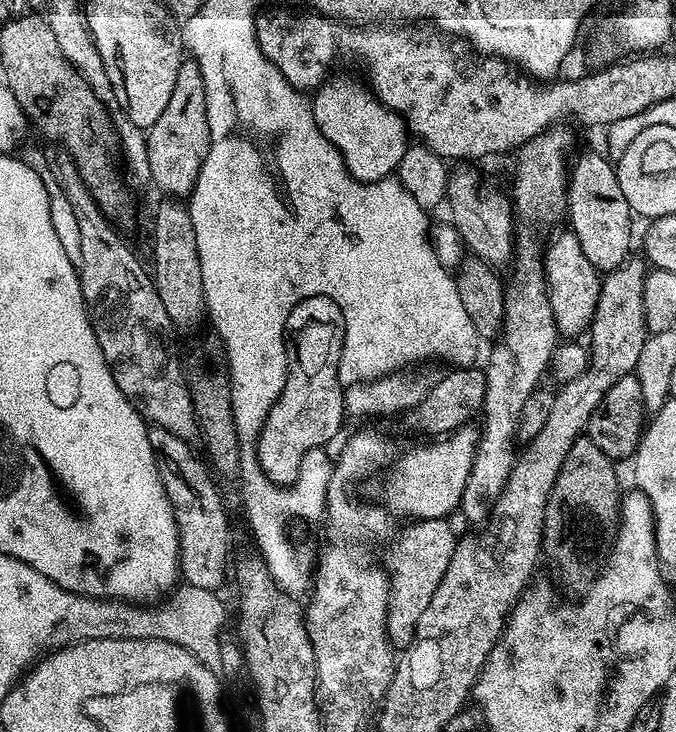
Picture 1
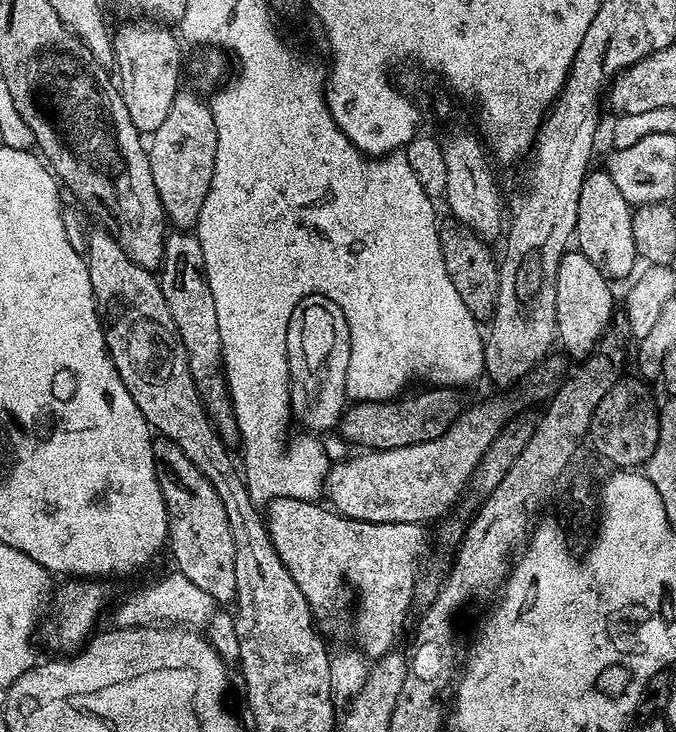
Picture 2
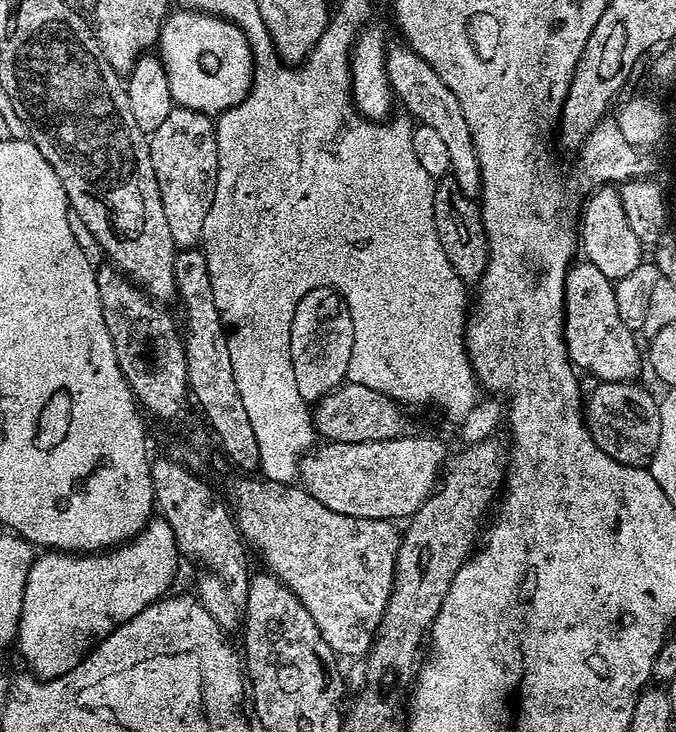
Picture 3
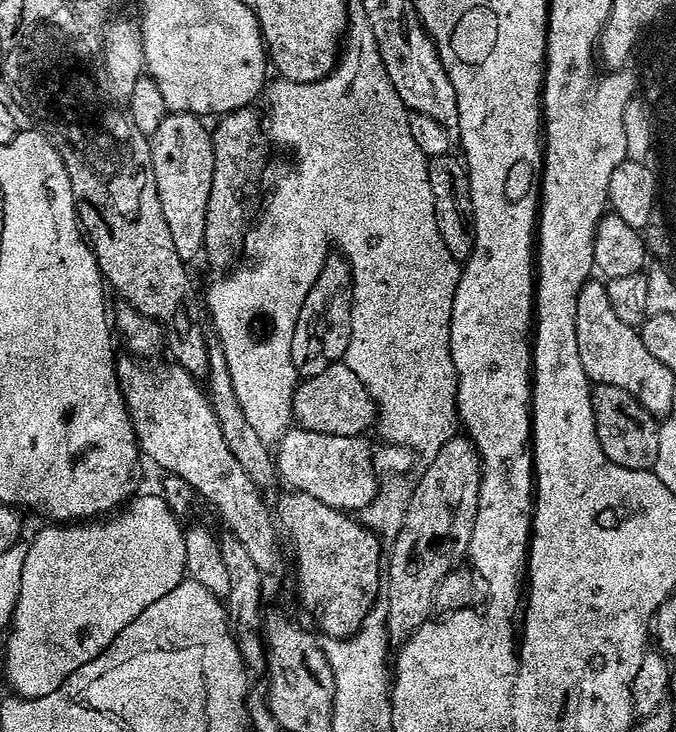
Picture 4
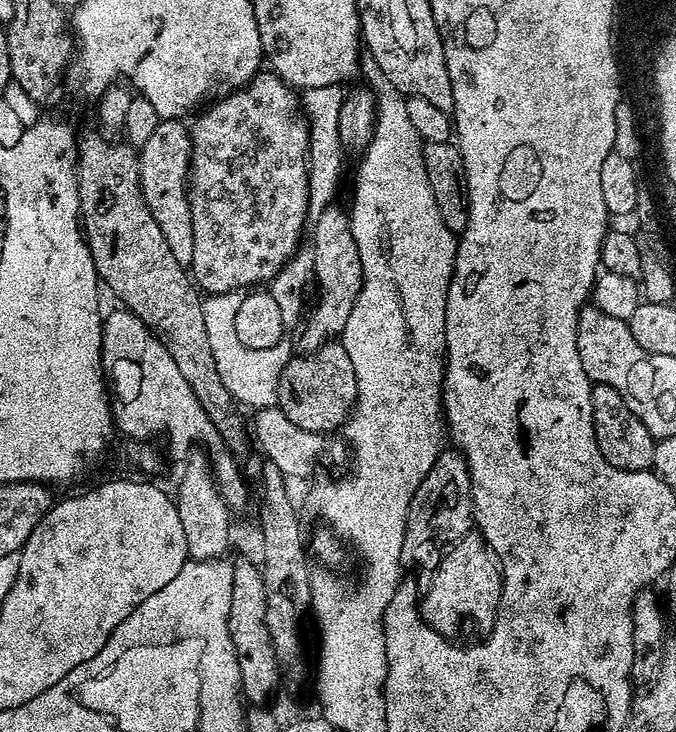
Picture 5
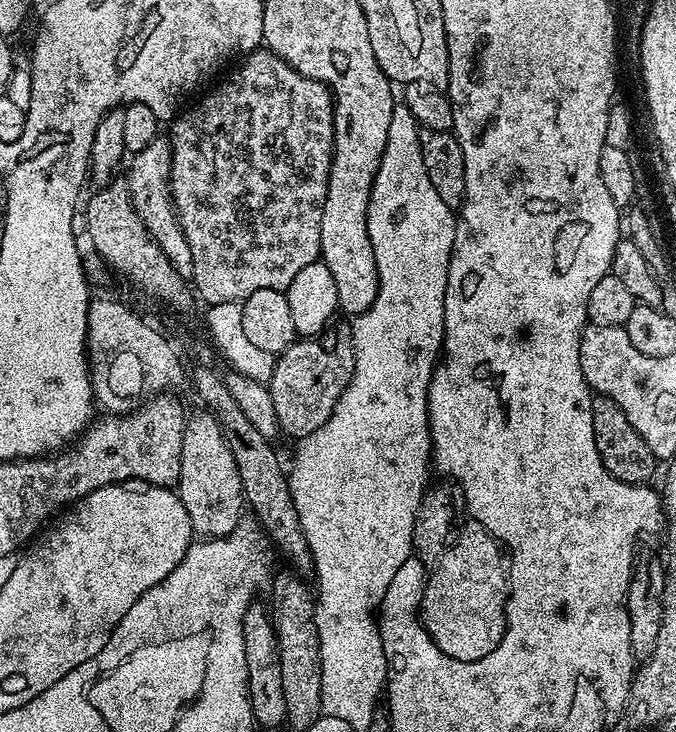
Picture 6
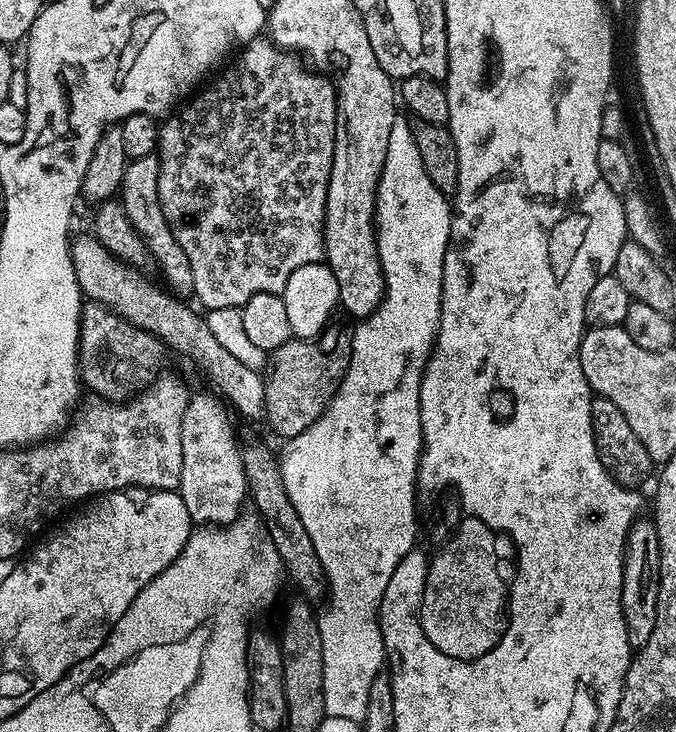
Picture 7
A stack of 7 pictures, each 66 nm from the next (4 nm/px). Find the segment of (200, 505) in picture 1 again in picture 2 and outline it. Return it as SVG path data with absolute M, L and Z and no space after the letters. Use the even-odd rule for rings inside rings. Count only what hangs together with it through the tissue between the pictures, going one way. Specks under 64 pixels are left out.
M163 438L152 441L152 453L156 463L158 486L168 515L168 542L172 556L180 560L179 571L183 572L198 590L213 594L235 593L234 580L234 534L230 534L230 522L226 522L226 506L218 498L218 490L210 486L206 474L186 458L182 446Z

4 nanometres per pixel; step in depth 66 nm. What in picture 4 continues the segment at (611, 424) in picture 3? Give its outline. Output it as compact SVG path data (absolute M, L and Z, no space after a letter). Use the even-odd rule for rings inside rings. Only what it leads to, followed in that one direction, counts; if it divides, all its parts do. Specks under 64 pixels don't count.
M595 385L592 388L592 409L598 442L606 458L610 458L610 462L630 470L647 472L655 469L660 441L660 424L653 413L647 412L638 403L634 394L622 390L622 386Z

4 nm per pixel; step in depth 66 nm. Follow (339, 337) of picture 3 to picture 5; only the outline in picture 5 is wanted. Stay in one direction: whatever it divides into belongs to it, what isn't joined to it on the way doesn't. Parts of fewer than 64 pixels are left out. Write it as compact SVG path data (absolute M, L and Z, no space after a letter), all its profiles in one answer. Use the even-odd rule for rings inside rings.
M328 206L323 209L320 221L316 224L316 230L311 231L310 246L315 251L316 266L314 280L320 283L320 288L324 291L324 304L320 304L308 316L308 321L304 324L304 329L300 332L301 353L316 352L326 343L324 332L332 328L328 320L343 321L348 312L352 309L352 303L358 298L364 285L364 265L360 261L358 246L354 242L354 231L350 227L350 216L347 211L340 208Z

